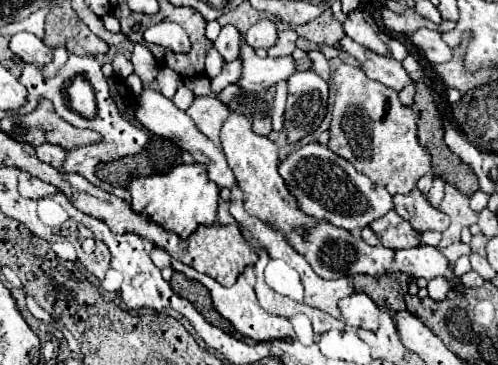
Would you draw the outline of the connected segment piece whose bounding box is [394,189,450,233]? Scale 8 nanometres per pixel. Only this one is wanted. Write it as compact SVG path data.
M412 189L406 195L394 195L394 209L402 215L416 231L446 231L450 217L440 209L432 207L430 201L418 191Z

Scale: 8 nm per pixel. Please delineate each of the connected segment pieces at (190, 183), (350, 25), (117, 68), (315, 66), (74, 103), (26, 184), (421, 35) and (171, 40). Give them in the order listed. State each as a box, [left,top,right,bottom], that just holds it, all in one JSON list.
[[130,165,218,239],[344,11,390,57],[112,53,134,79],[308,51,330,81],[66,79,96,118],[18,171,58,199],[412,29,452,64],[144,21,190,53]]

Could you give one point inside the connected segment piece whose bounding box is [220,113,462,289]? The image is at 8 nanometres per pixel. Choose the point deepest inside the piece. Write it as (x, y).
(333, 252)

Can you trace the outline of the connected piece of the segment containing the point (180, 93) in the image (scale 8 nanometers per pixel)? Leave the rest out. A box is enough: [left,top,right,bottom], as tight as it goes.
[172,83,196,111]

